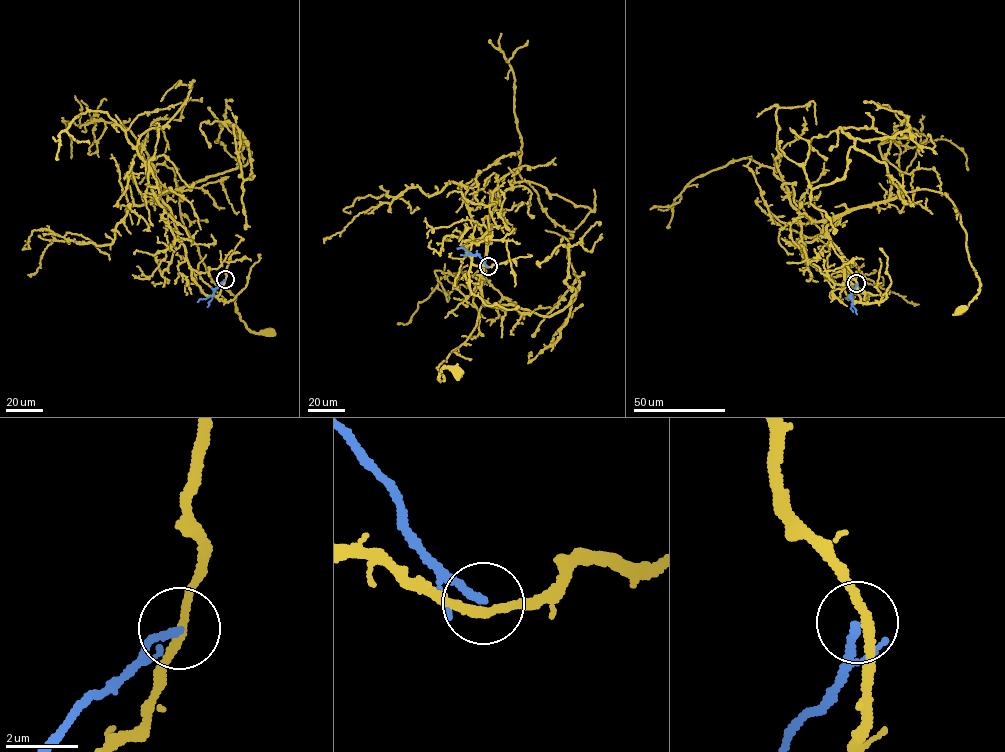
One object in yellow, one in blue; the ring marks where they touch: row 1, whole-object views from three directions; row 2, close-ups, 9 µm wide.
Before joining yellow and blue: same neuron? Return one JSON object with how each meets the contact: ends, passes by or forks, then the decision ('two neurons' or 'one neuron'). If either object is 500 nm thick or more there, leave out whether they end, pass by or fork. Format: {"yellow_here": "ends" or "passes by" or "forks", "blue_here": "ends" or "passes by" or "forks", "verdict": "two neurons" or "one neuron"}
{"yellow_here": "passes by", "blue_here": "ends", "verdict": "two neurons"}

